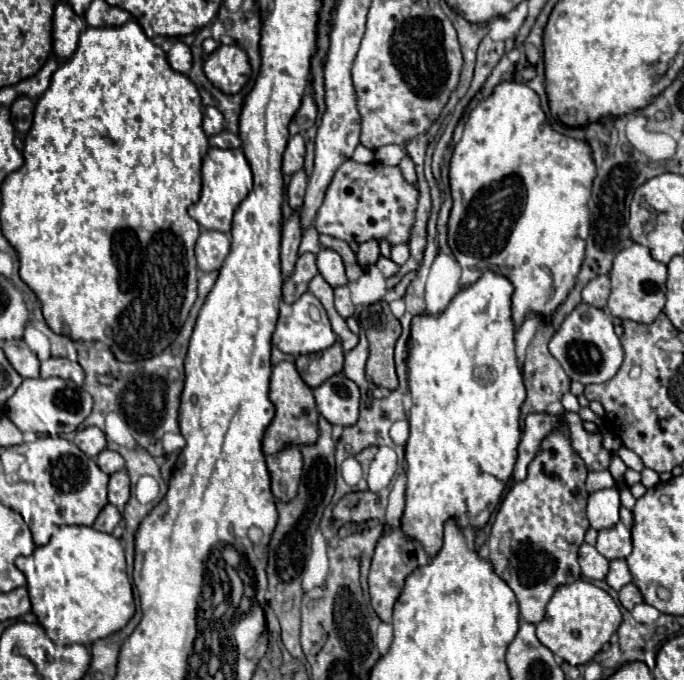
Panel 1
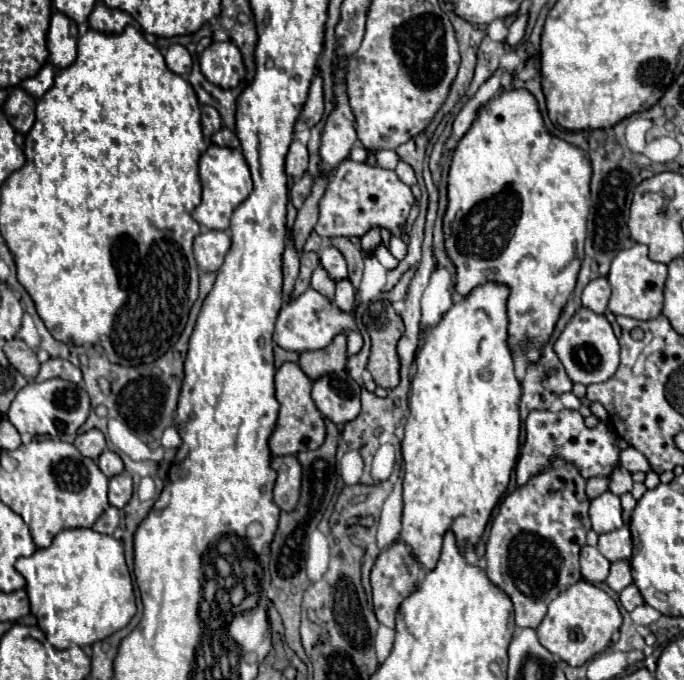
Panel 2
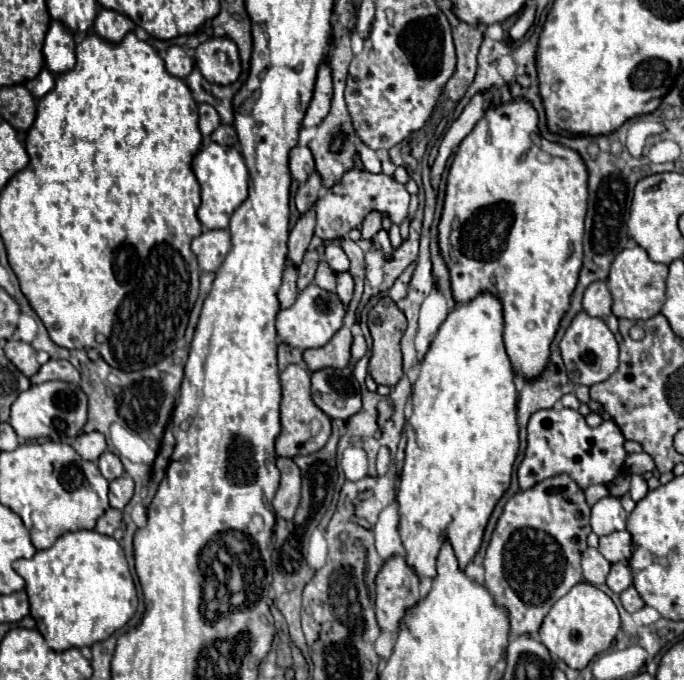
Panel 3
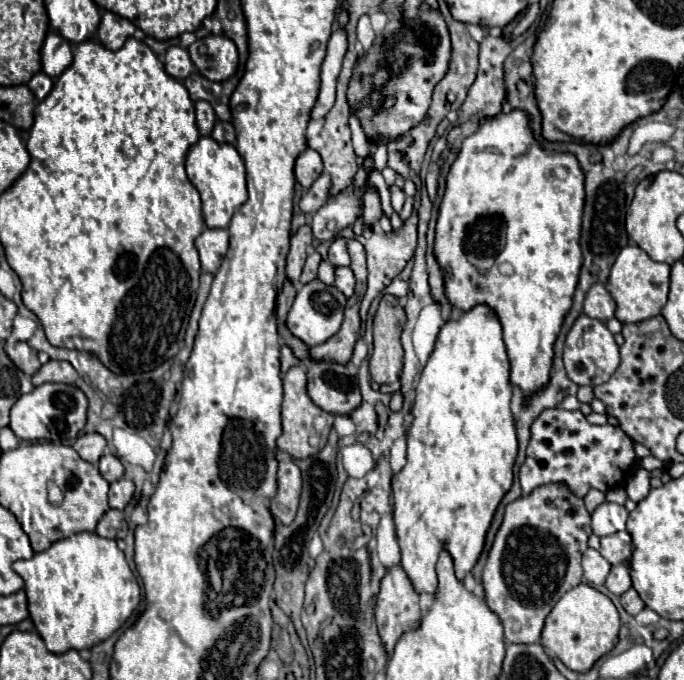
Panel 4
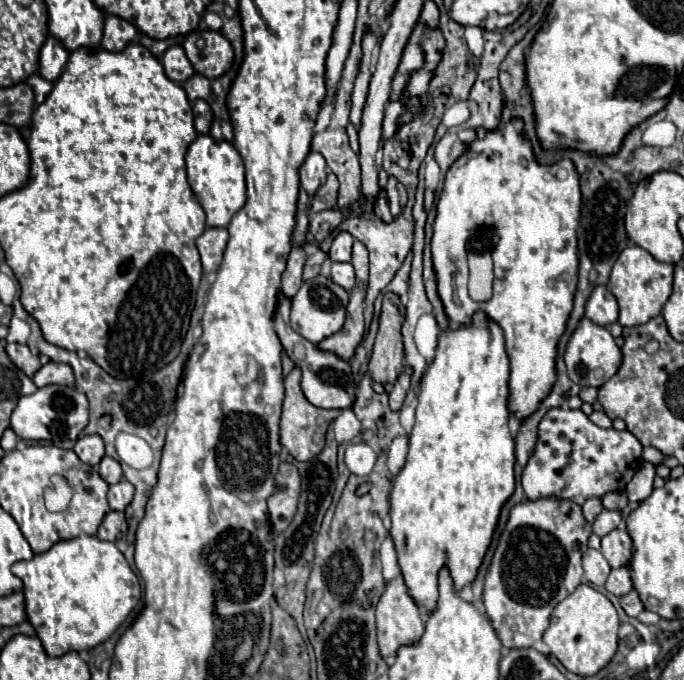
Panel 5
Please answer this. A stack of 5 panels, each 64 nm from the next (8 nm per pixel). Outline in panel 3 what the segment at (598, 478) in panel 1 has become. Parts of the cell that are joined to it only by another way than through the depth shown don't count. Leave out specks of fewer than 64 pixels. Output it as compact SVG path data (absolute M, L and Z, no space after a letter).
M590 486L590 488L586 488L586 502L588 502L588 506L594 506L598 500L602 500L602 498L606 498L608 496L608 488L604 488L604 486Z

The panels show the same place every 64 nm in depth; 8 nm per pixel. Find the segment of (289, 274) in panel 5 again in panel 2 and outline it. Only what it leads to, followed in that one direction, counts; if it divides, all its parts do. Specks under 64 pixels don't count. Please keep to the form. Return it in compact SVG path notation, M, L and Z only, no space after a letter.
M316 178L314 188L312 188L312 196L308 196L304 206L298 210L298 216L296 216L296 222L294 222L294 228L292 228L292 244L296 244L298 252L302 252L308 236L312 234L312 230L316 226L318 202L320 202L320 198L324 194L326 184L328 184L326 178Z

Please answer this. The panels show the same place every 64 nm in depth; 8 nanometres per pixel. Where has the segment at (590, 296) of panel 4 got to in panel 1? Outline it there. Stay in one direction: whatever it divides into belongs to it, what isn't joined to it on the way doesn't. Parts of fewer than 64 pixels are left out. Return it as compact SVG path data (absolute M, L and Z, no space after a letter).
M598 276L594 280L590 280L586 284L586 288L582 290L582 302L584 304L592 304L594 308L606 308L610 296L610 280L608 276Z

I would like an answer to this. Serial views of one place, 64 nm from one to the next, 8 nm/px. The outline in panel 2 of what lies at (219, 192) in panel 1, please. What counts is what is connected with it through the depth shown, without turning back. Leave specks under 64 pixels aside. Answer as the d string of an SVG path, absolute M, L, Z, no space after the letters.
M210 144L208 150L200 156L198 168L200 168L200 182L202 182L202 202L192 212L192 216L200 226L206 226L210 230L226 230L234 208L240 202L244 202L252 192L252 178L250 178L248 164L242 156L242 150Z

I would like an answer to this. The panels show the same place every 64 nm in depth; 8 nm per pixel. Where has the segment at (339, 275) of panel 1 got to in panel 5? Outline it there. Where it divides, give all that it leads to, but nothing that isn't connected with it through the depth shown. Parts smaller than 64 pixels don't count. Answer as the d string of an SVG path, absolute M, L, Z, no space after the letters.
M338 232L332 246L330 246L330 260L338 260L338 262L350 262L352 258L352 244L354 244L354 236L350 232Z

